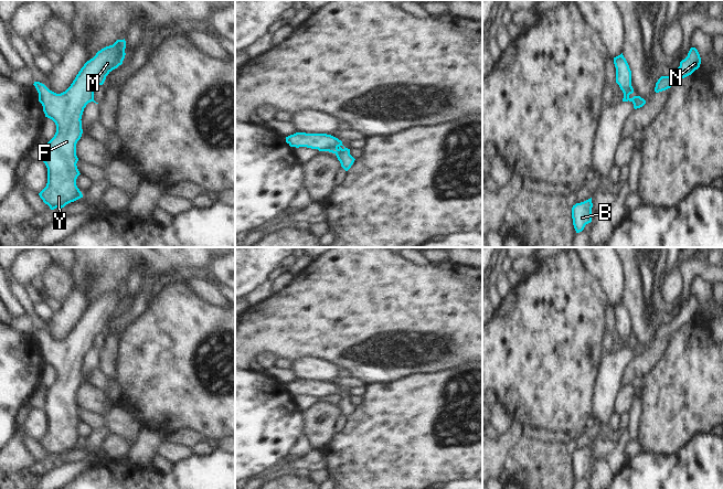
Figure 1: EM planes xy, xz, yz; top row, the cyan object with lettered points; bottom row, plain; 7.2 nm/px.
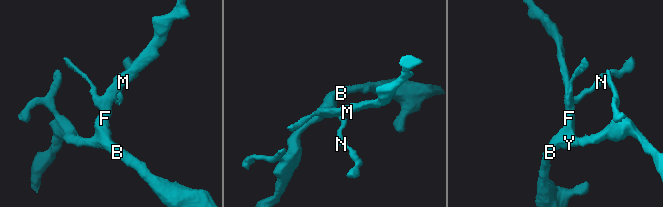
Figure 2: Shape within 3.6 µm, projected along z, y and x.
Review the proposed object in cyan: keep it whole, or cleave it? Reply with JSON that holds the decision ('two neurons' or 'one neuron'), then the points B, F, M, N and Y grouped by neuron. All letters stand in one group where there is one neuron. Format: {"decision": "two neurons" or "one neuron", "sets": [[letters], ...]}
{"decision": "two neurons", "sets": [["B", "F", "M", "Y"], ["N"]]}

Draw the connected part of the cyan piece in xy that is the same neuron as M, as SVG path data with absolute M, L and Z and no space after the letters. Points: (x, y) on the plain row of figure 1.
M124 286L98 298L61 341L50 338L40 329L33 331L45 364L56 372L56 380L46 392L43 408L47 415L47 430L39 440L51 457L62 456L83 445L76 433L76 426L81 422L76 413L76 391L83 381L82 362L86 352L94 348L95 336L103 332L106 323L123 311L125 296Z

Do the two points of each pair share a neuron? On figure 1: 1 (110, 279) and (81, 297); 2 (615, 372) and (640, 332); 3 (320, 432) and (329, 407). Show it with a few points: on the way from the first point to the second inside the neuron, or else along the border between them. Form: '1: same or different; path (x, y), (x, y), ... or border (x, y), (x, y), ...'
1: different; border (89, 270), (94, 276), (94, 286), (86, 307)
2: different; border (635, 342), (638, 342), (646, 349)
3: same; path (320, 426), (326, 420), (326, 413)

